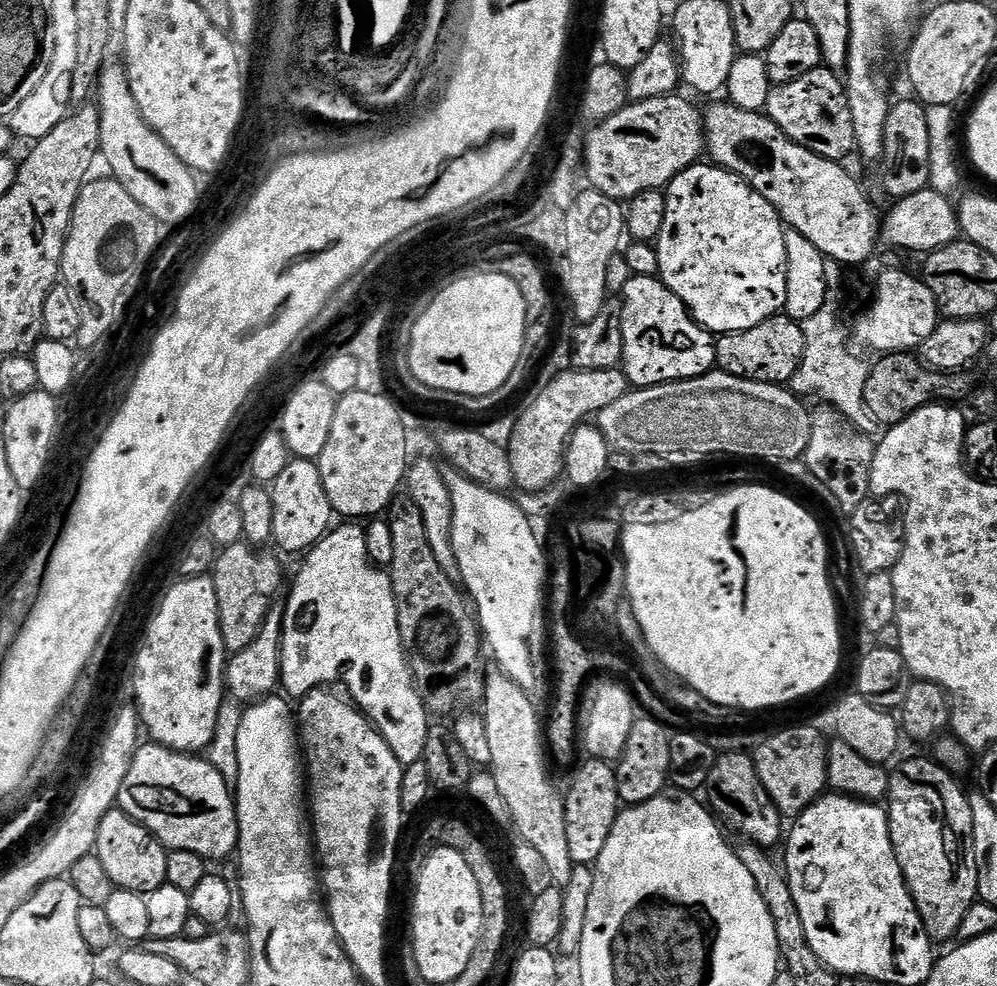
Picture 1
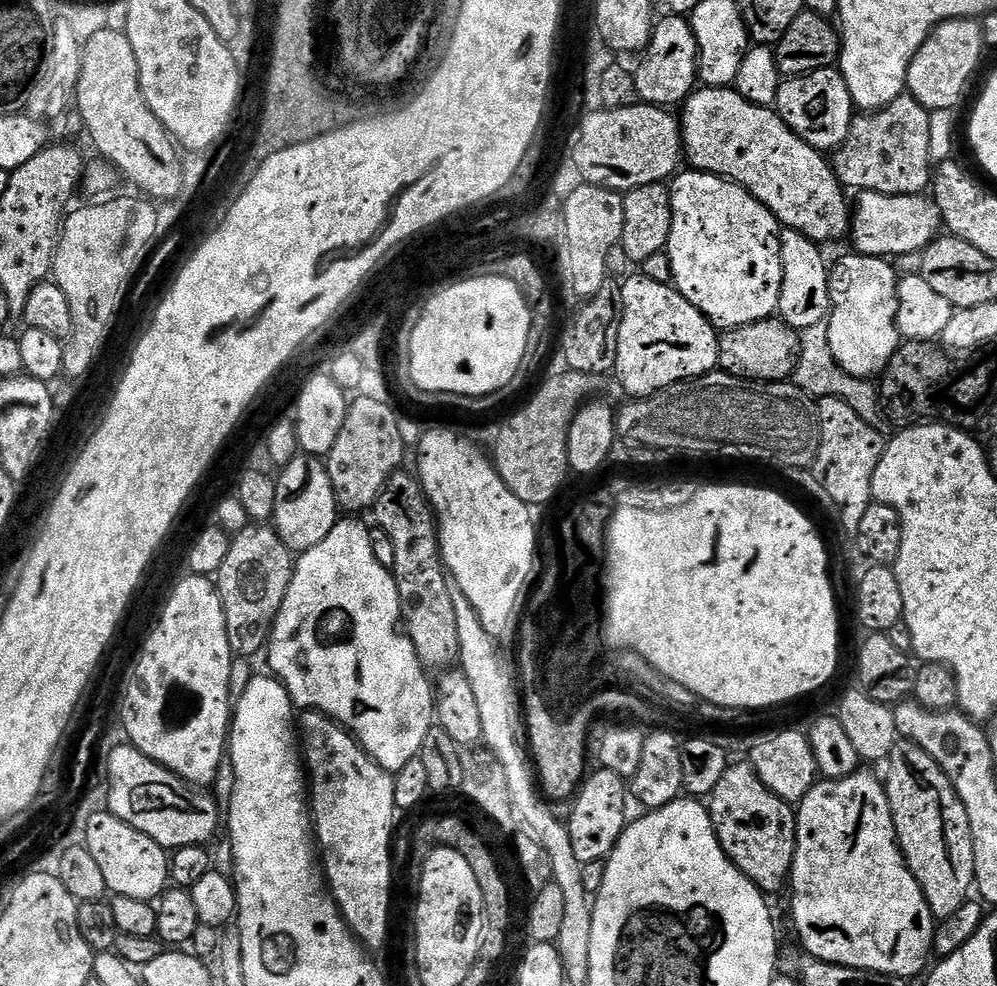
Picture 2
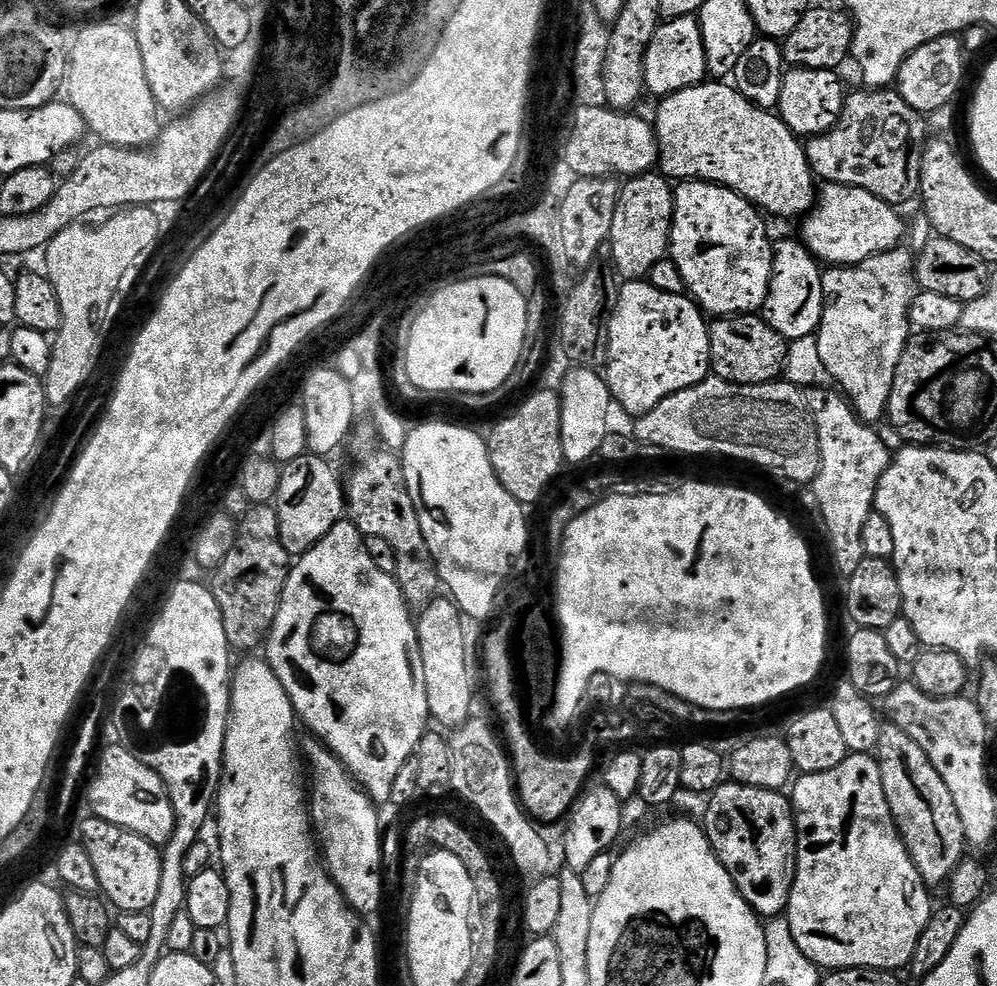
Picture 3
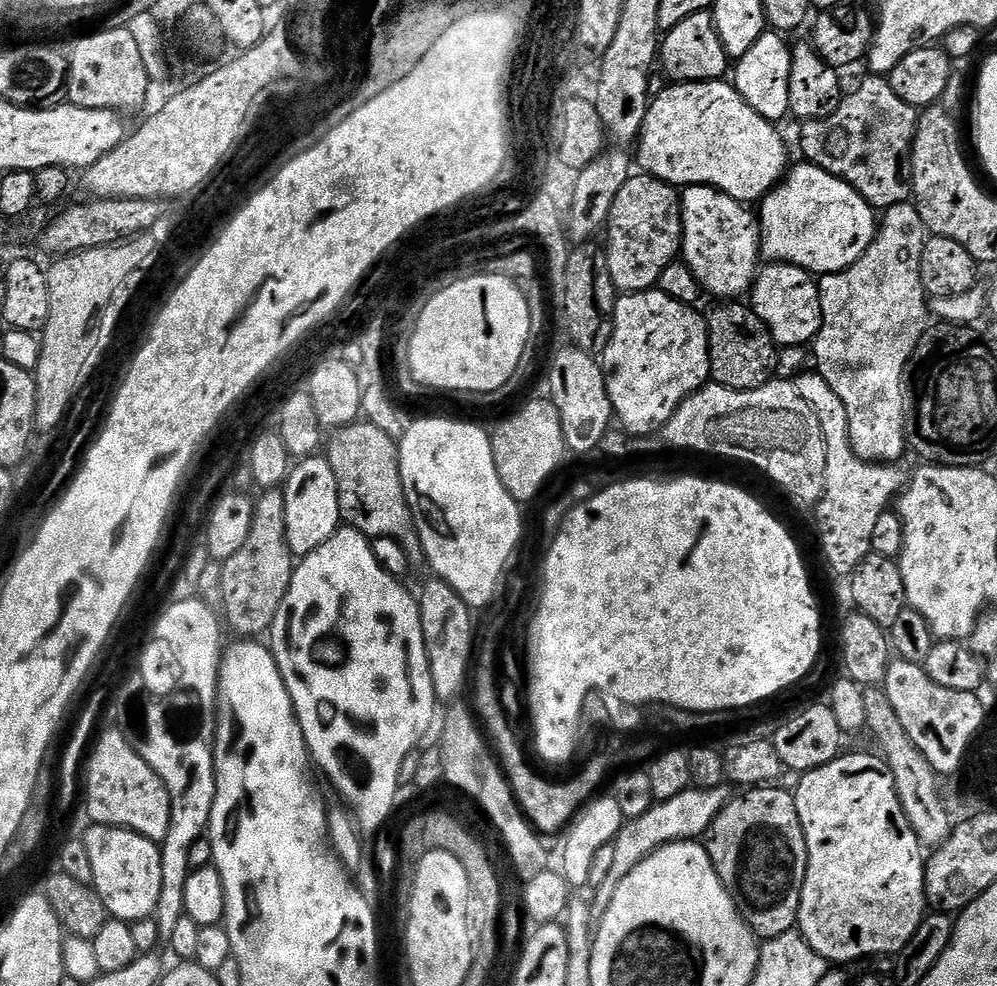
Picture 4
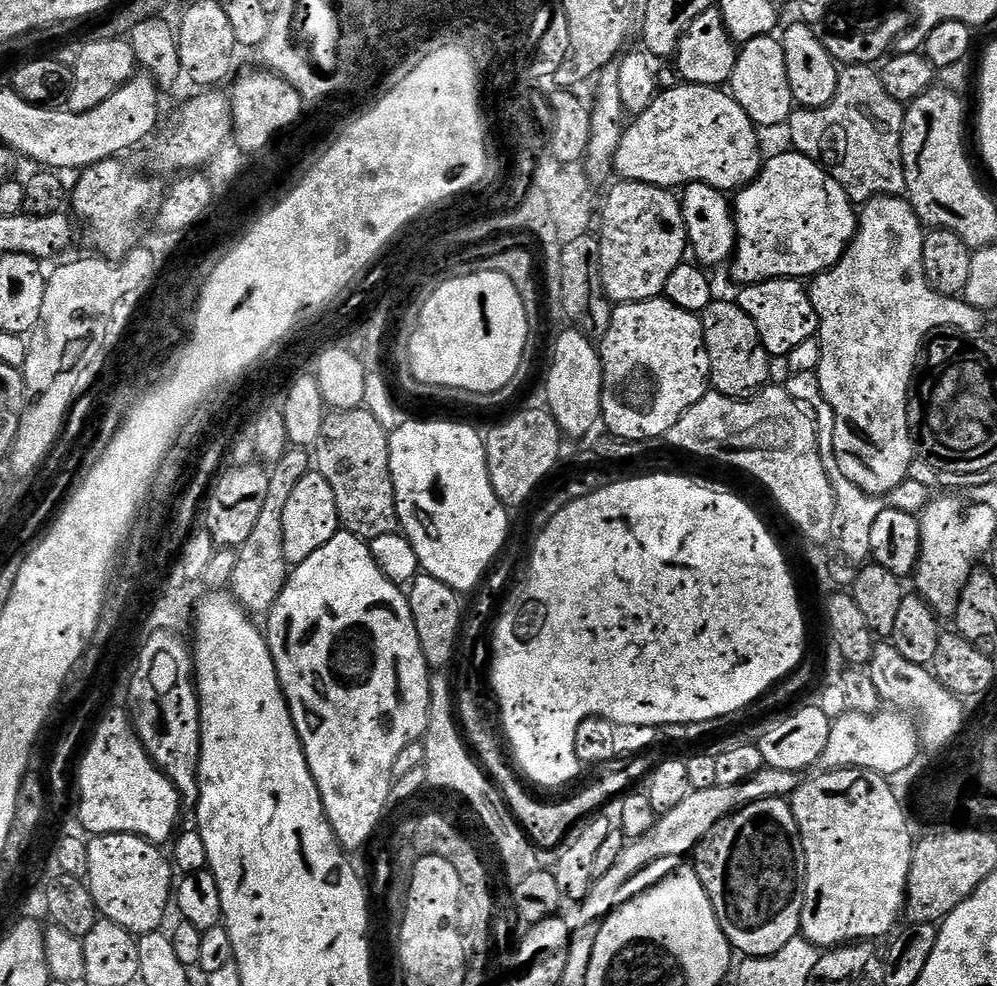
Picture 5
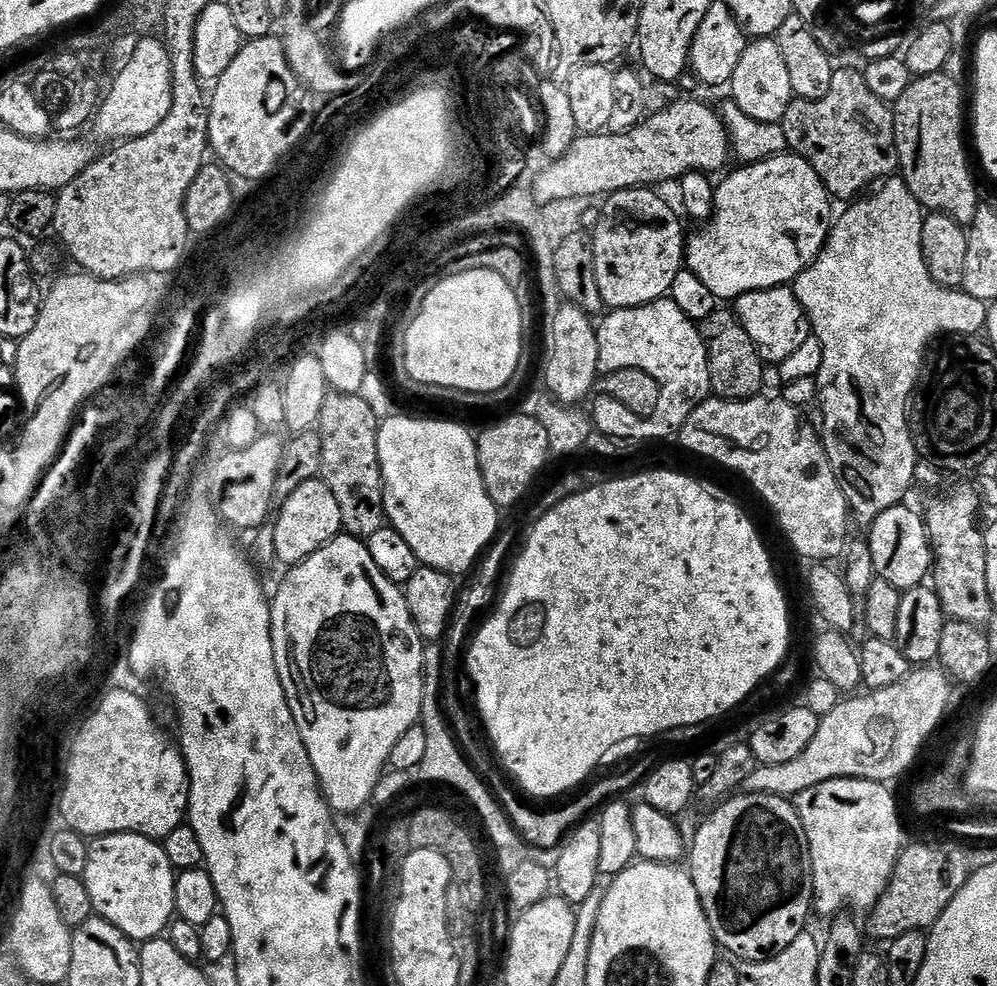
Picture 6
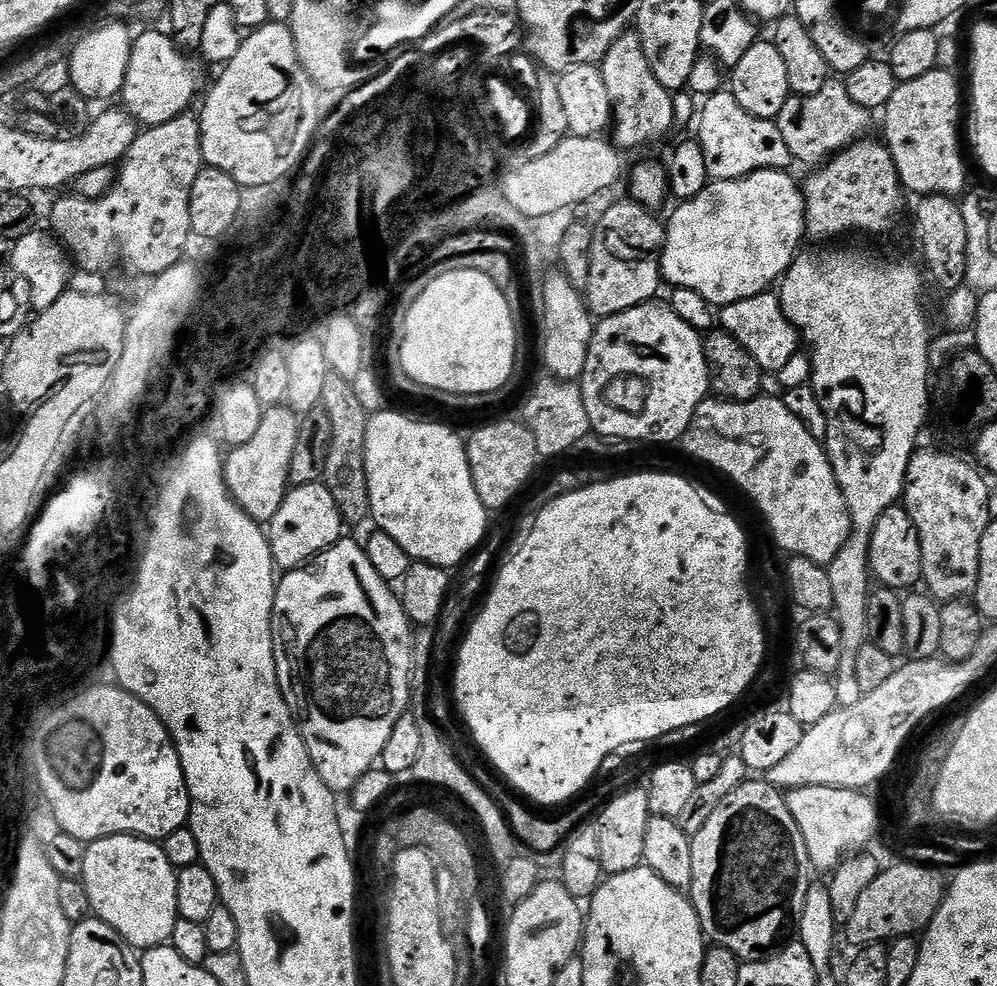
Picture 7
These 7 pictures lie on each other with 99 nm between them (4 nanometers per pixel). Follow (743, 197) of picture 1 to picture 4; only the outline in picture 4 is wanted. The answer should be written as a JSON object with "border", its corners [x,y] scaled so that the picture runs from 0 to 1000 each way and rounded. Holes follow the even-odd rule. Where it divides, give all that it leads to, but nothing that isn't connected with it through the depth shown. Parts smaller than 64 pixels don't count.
{"border":[[[692,187],[682,200],[686,226],[684,263],[692,270],[703,293],[718,302],[746,302],[754,295],[758,277],[764,268],[762,229],[755,212],[741,207],[727,195],[707,187]]]}

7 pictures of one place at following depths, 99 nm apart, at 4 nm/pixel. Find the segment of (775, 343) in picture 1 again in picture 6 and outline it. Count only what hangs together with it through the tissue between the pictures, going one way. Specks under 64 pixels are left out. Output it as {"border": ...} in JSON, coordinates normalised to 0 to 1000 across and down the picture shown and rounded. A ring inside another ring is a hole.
{"border":[[[722,310],[712,323],[701,326],[702,342],[708,351],[710,370],[712,371],[713,401],[724,406],[755,406],[766,398],[765,373],[766,365],[760,359],[756,347],[752,347],[752,339],[744,335],[742,324],[737,315]]]}

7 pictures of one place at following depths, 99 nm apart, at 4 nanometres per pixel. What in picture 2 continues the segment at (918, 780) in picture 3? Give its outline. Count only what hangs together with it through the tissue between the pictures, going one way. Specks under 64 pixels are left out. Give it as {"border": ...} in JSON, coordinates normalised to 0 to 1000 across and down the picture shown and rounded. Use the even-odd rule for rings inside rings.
{"border":[[[900,753],[893,761],[889,778],[885,794],[893,813],[903,865],[917,886],[936,930],[940,934],[953,931],[953,927],[976,908],[979,896],[977,854],[973,850],[969,817],[965,817],[953,789],[949,789],[941,773],[919,755]]]}

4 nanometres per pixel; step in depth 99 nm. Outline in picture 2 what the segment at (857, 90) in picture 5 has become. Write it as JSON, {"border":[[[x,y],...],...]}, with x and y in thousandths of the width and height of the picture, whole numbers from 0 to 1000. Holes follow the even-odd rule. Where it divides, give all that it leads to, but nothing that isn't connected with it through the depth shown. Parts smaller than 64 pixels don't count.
{"border":[[[910,95],[902,97],[885,112],[860,117],[855,123],[849,144],[845,144],[845,148],[839,151],[834,159],[836,174],[848,192],[859,191],[860,196],[880,195],[890,199],[924,198],[933,187],[933,122],[931,111]]]}

